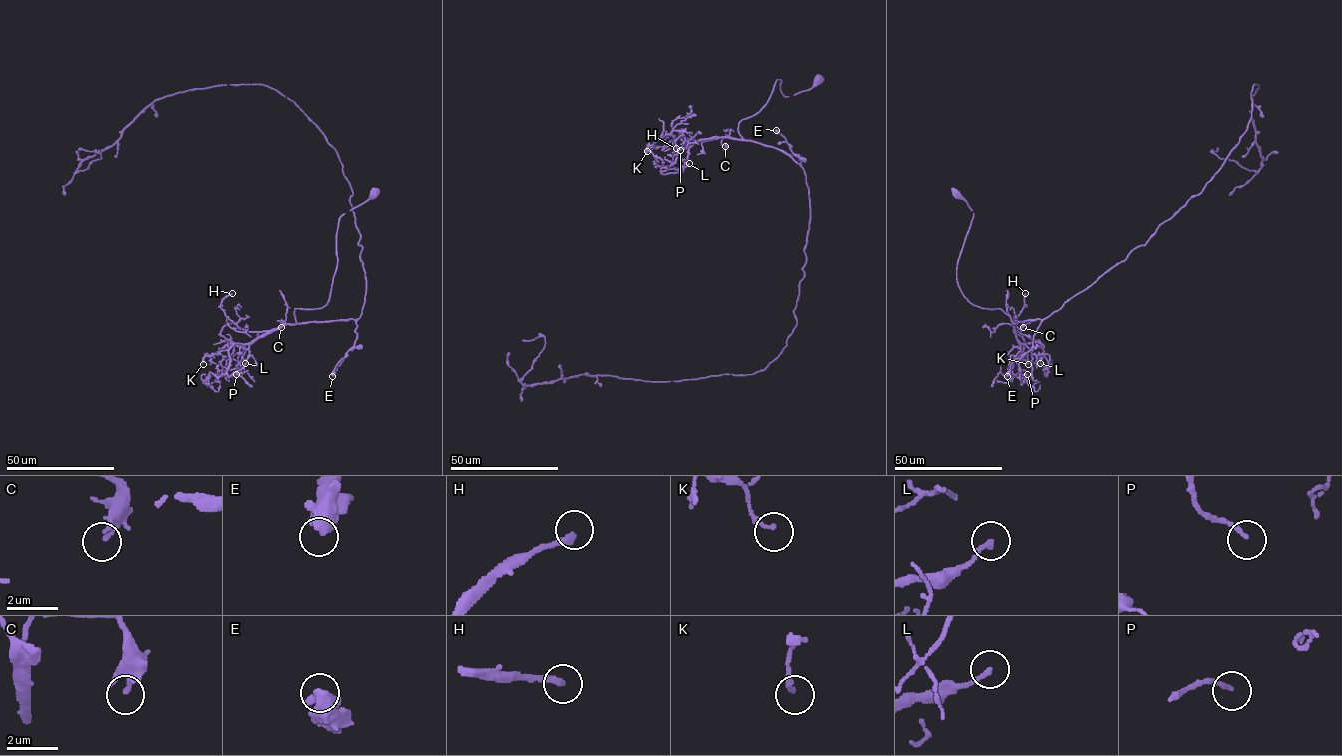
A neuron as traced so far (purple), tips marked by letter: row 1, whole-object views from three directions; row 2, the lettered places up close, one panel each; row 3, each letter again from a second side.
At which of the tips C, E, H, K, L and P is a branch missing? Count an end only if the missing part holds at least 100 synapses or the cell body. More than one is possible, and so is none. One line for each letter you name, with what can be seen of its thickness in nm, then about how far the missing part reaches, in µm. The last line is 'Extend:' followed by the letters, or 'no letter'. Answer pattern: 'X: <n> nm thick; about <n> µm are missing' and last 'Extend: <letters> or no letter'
Extend: no letter

